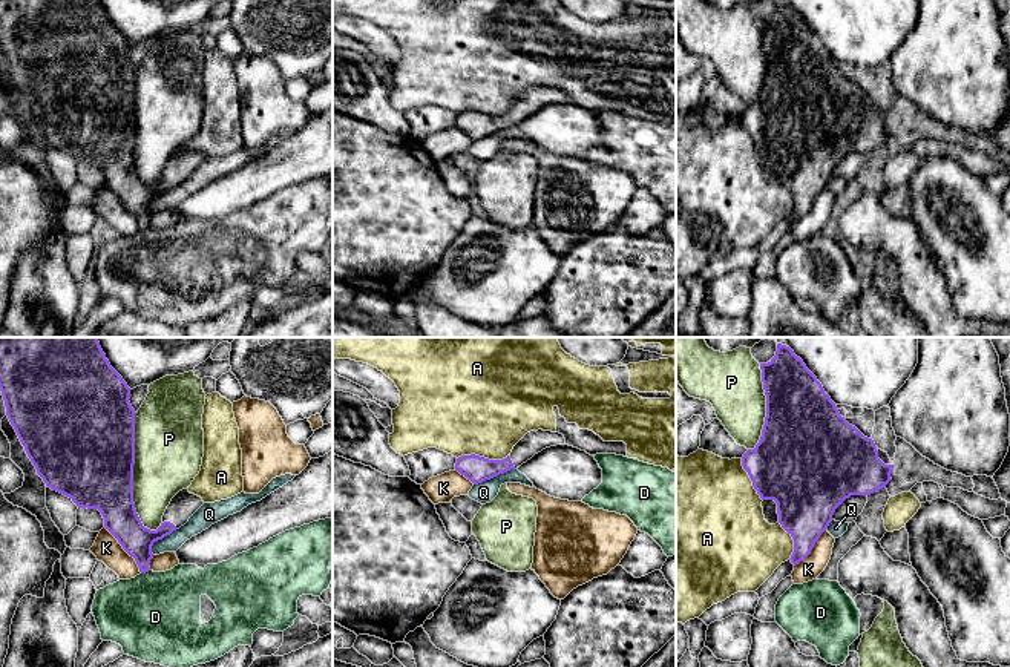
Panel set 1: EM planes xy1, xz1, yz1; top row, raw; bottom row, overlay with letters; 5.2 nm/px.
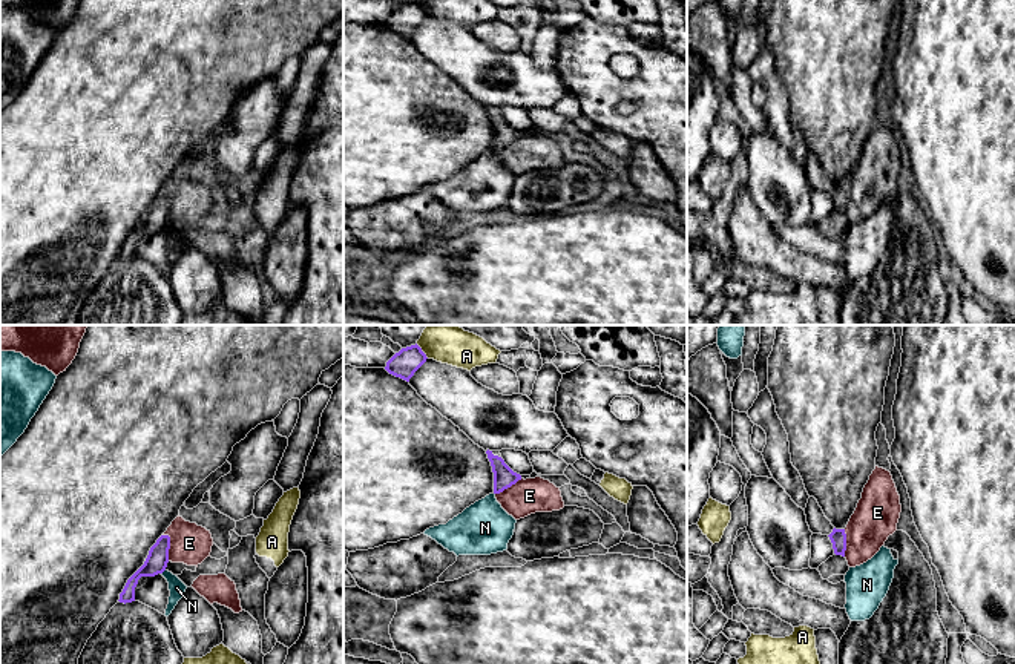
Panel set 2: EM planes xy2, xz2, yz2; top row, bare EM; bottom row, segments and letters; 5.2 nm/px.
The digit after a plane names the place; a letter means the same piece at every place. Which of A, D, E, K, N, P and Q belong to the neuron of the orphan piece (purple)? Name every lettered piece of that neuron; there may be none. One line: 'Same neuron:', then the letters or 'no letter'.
Same neuron: no letter

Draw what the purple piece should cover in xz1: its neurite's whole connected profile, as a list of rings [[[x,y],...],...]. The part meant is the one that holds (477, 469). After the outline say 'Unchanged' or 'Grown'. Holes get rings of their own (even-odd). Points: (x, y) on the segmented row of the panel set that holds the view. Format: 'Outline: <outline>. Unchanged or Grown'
Outline: [[[543,429],[530,431],[513,446],[512,452],[506,458],[489,460],[475,454],[461,455],[457,458],[455,471],[471,480],[474,485],[478,485],[510,469],[520,468],[546,448],[564,443],[566,439],[559,432]]]. Grown

